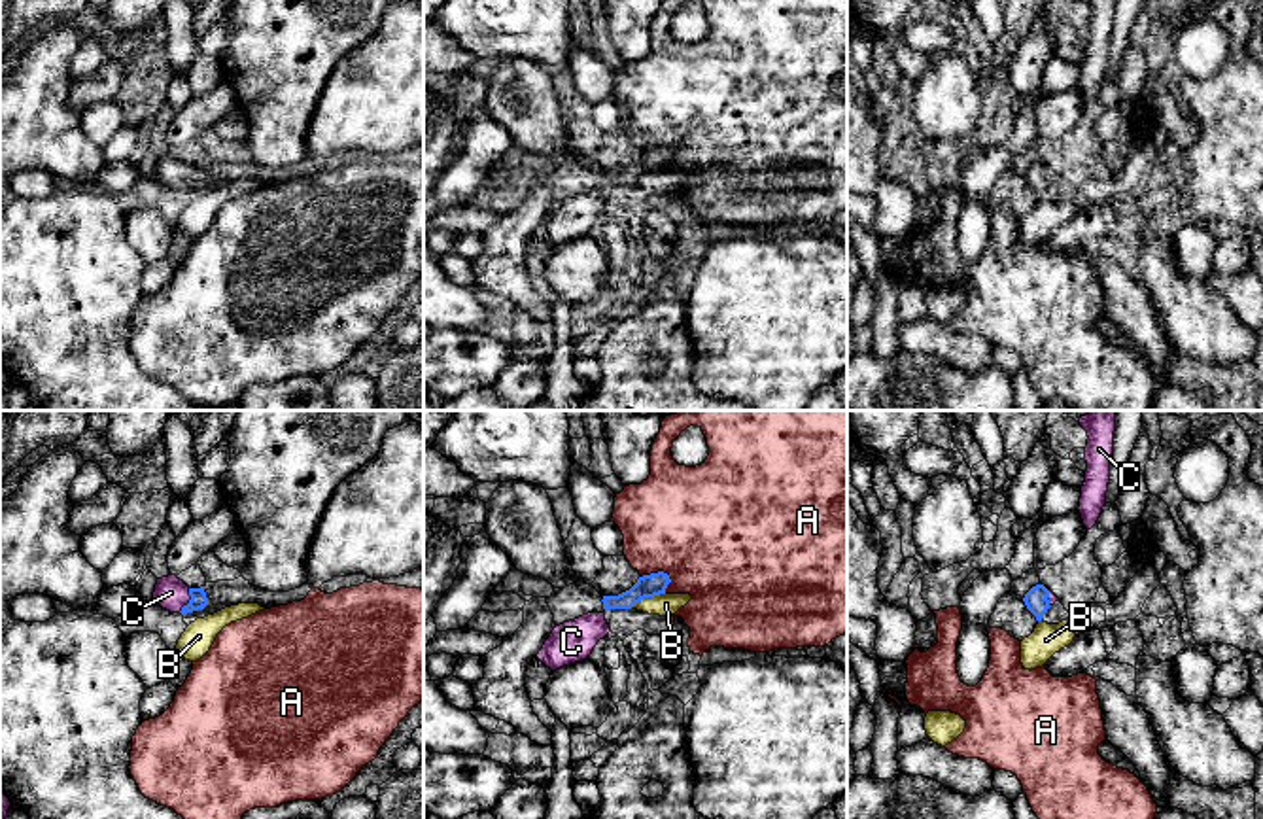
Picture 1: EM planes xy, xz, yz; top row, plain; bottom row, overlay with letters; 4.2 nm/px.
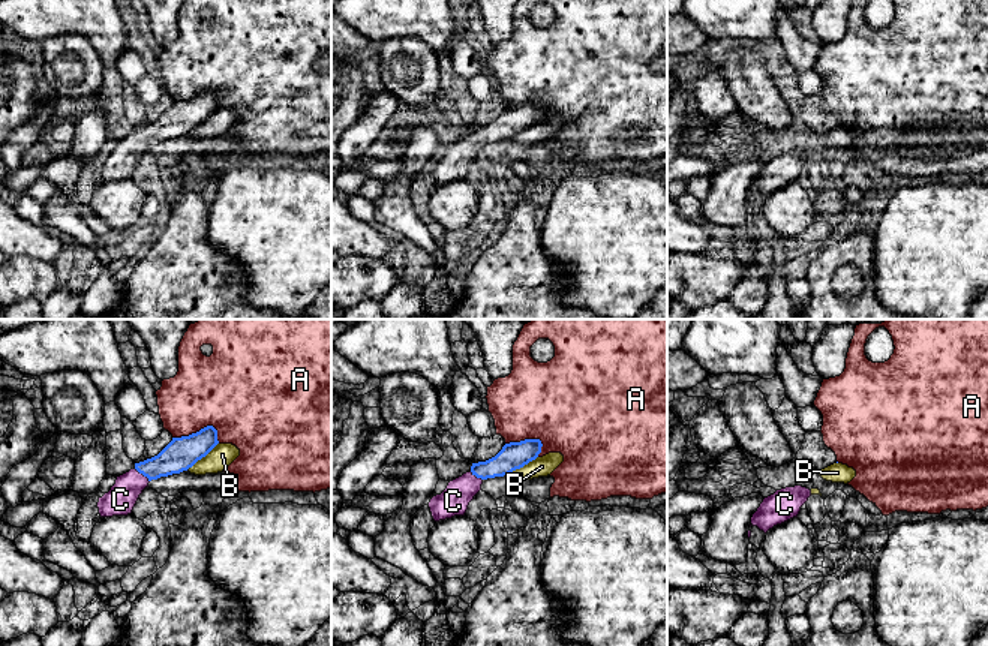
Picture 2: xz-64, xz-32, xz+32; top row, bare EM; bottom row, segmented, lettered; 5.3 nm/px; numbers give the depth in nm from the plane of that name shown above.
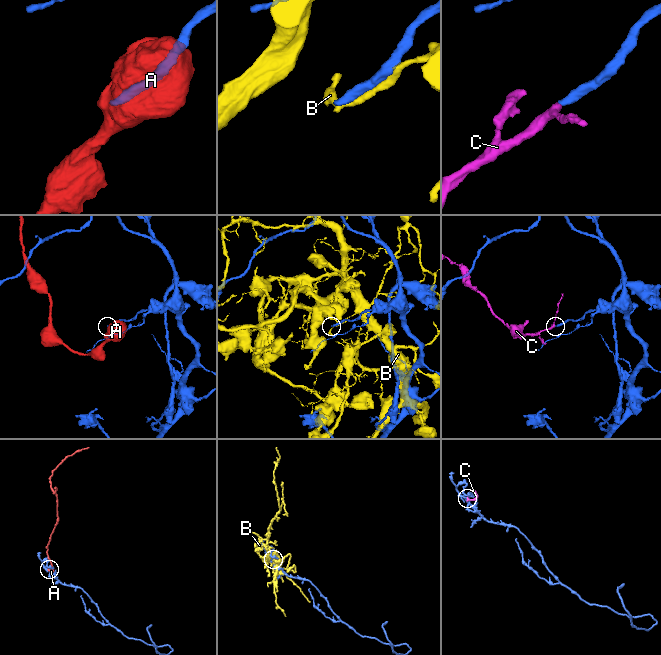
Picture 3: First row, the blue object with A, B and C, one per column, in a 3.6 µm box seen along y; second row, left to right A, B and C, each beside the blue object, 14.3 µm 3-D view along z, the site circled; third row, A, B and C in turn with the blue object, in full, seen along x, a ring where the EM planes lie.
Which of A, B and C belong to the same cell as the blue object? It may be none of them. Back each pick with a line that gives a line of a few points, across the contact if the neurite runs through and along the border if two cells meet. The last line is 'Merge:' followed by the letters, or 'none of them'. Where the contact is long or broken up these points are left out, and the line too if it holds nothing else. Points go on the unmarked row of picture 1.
C: xy (199, 176), (190, 176), (171, 169)
Merge: C

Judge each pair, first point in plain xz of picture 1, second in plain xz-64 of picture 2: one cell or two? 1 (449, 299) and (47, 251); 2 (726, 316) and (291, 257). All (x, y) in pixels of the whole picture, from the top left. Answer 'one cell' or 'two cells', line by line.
1: one cell
2: one cell

